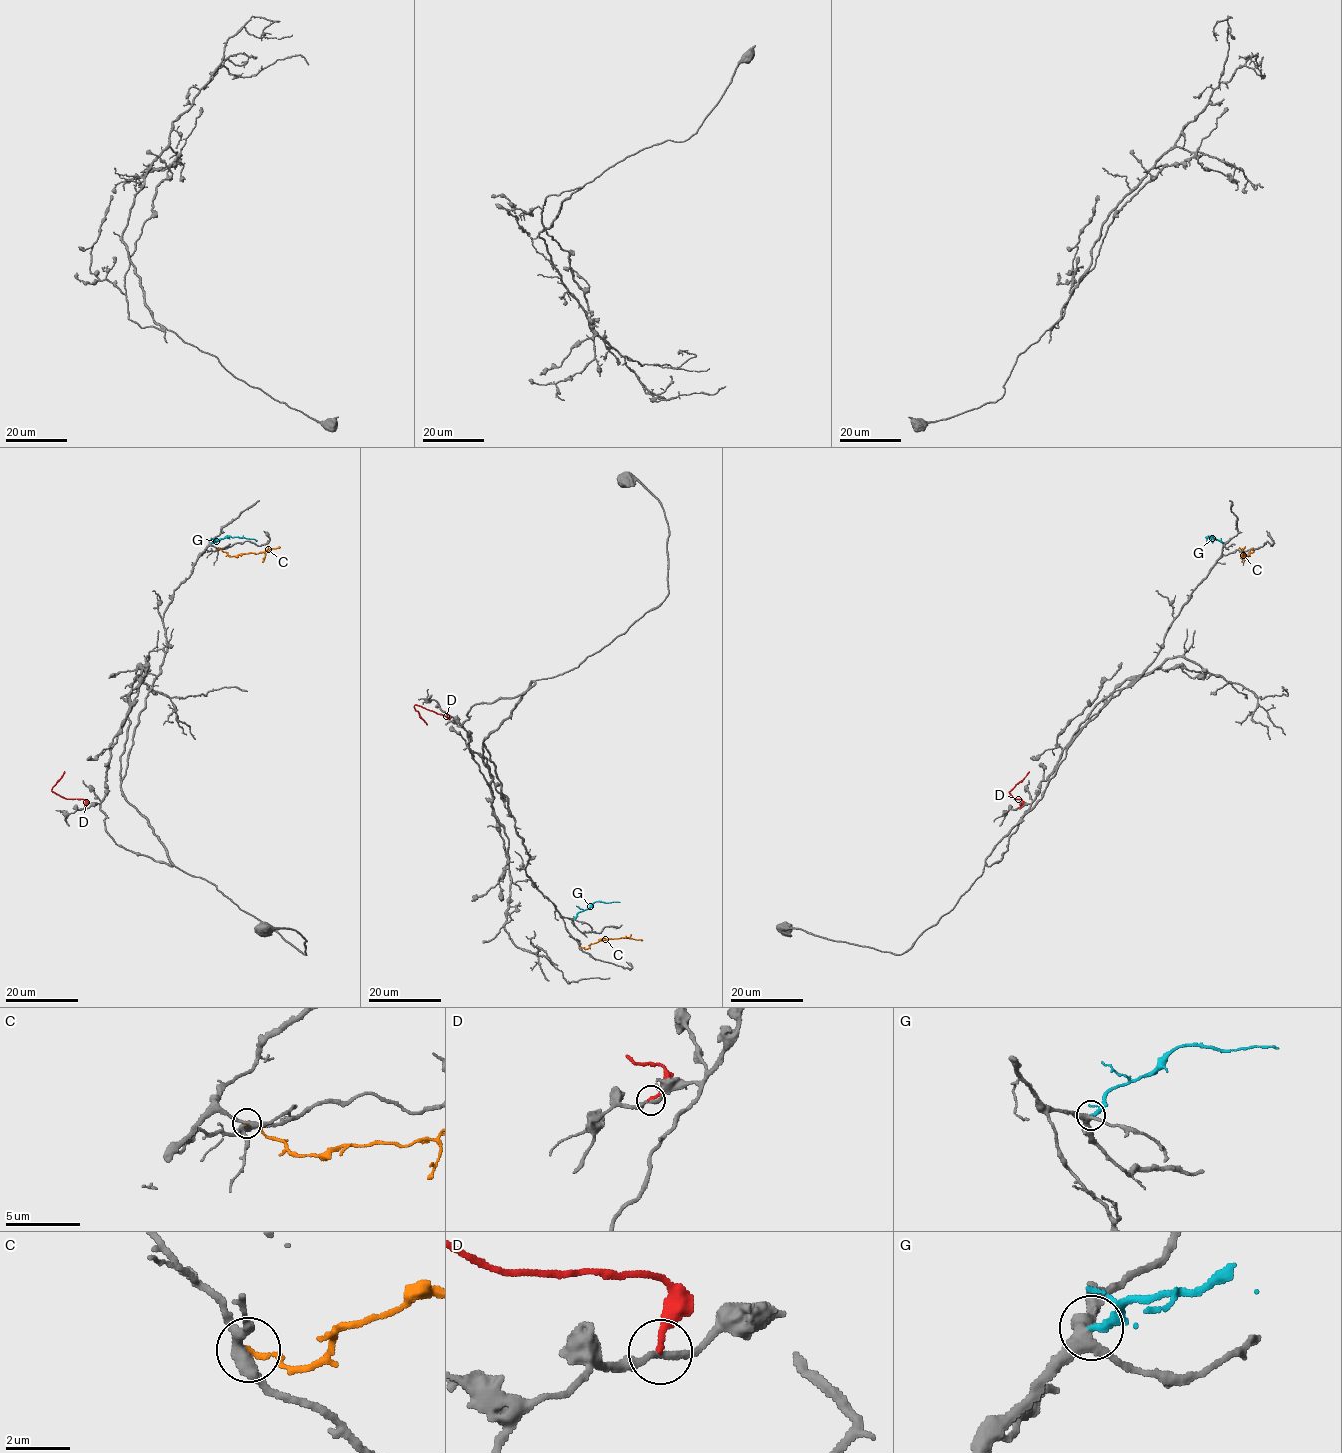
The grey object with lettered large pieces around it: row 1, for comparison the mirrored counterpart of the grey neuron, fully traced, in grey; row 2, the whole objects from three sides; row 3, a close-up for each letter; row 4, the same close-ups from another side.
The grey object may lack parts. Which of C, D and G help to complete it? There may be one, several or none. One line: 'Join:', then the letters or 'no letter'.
Join: G

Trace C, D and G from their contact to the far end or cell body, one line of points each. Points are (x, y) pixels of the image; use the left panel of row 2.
C: (218, 548), (236, 556), (258, 554), (280, 546)
D: (84, 808), (84, 800), (63, 798), (52, 792), (64, 771)
G: (211, 543), (225, 537), (257, 540)

